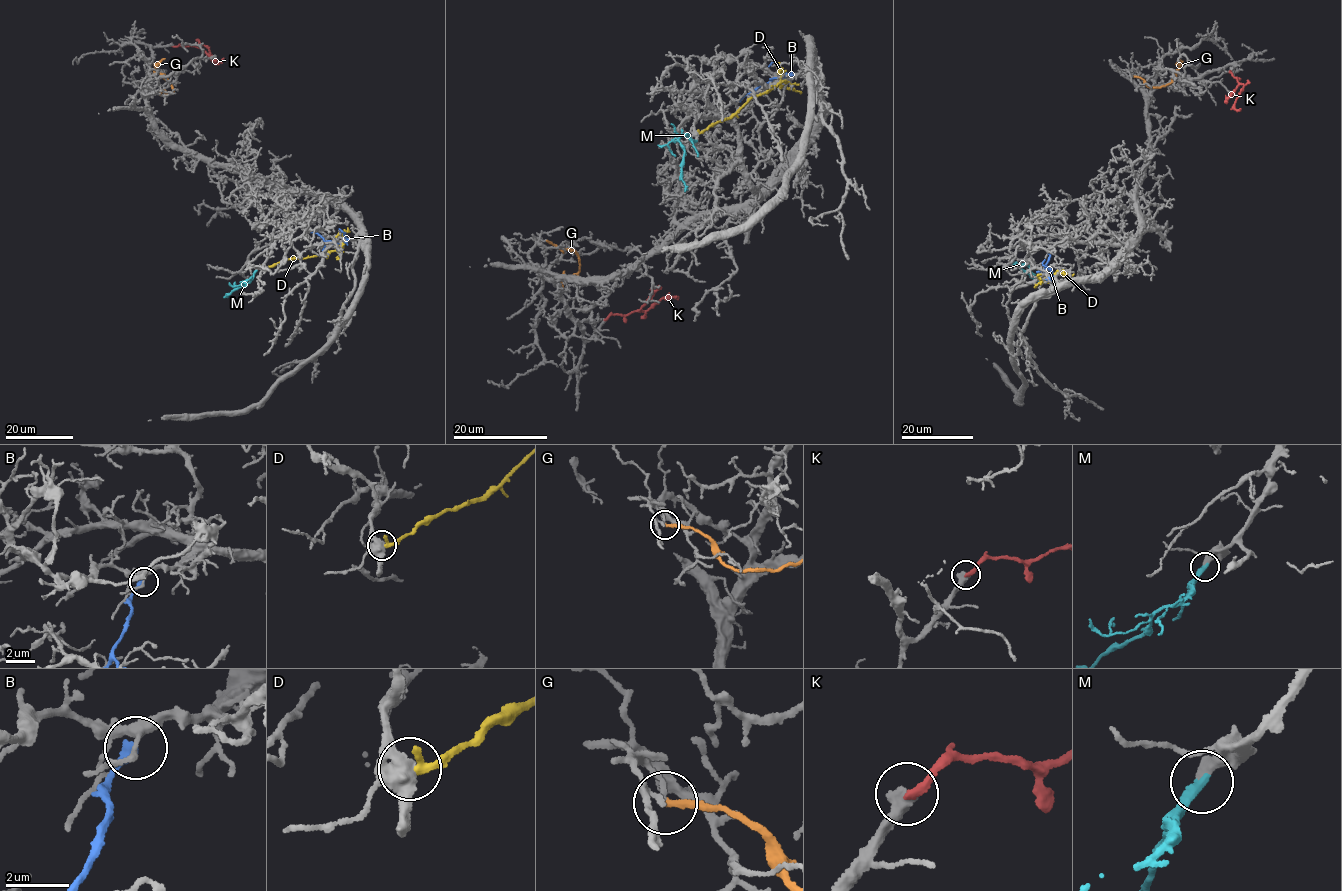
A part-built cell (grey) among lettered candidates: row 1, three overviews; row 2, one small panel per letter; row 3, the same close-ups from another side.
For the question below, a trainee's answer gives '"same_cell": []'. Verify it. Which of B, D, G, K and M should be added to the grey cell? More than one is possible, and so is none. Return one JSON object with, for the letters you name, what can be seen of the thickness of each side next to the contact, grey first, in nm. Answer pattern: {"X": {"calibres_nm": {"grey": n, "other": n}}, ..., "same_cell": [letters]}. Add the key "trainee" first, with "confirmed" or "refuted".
{"trainee": "refuted", "M": {"calibres_nm": {"grey": 400, "other": 320}}, "same_cell": ["M"]}

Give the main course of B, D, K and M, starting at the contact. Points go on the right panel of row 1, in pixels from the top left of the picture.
B: (1053, 248), (1045, 267), (1050, 279), (1050, 270), (1042, 264), (1045, 260)
D: (1031, 261), (1041, 269), (1039, 274), (1047, 282), (1058, 271), (1063, 274), (1074, 274)
K: (1231, 70), (1243, 84), (1234, 106), (1237, 110), (1240, 108)
M: (1032, 264), (1017, 264), (1038, 281), (1042, 280)

